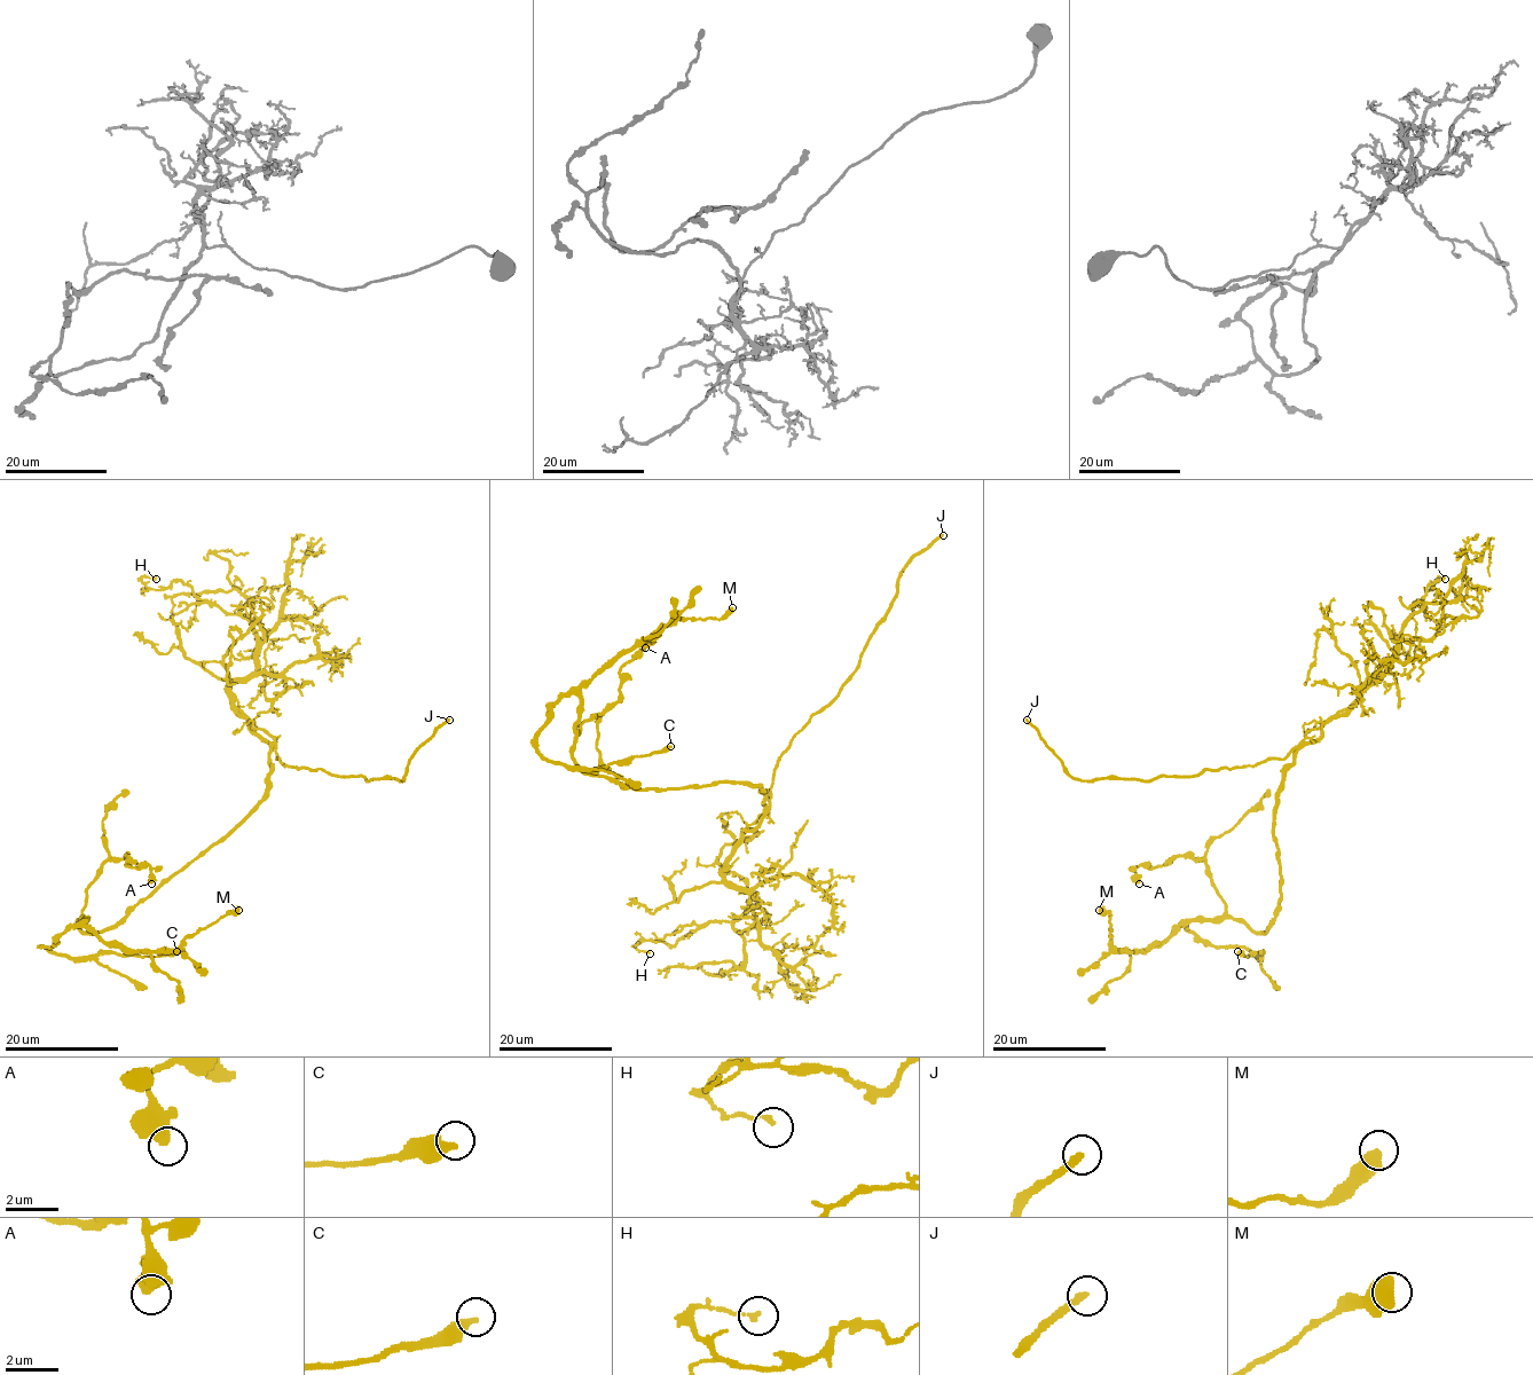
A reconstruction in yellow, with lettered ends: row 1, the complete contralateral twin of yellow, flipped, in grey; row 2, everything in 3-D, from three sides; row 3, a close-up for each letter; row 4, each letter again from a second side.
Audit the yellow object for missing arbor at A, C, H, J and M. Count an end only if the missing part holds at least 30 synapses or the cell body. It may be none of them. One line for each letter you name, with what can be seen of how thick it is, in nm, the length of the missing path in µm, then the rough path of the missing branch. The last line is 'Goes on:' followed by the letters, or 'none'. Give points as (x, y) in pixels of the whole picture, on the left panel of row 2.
J: calibre 260 nm; missing 20 µm
Goes on: J

